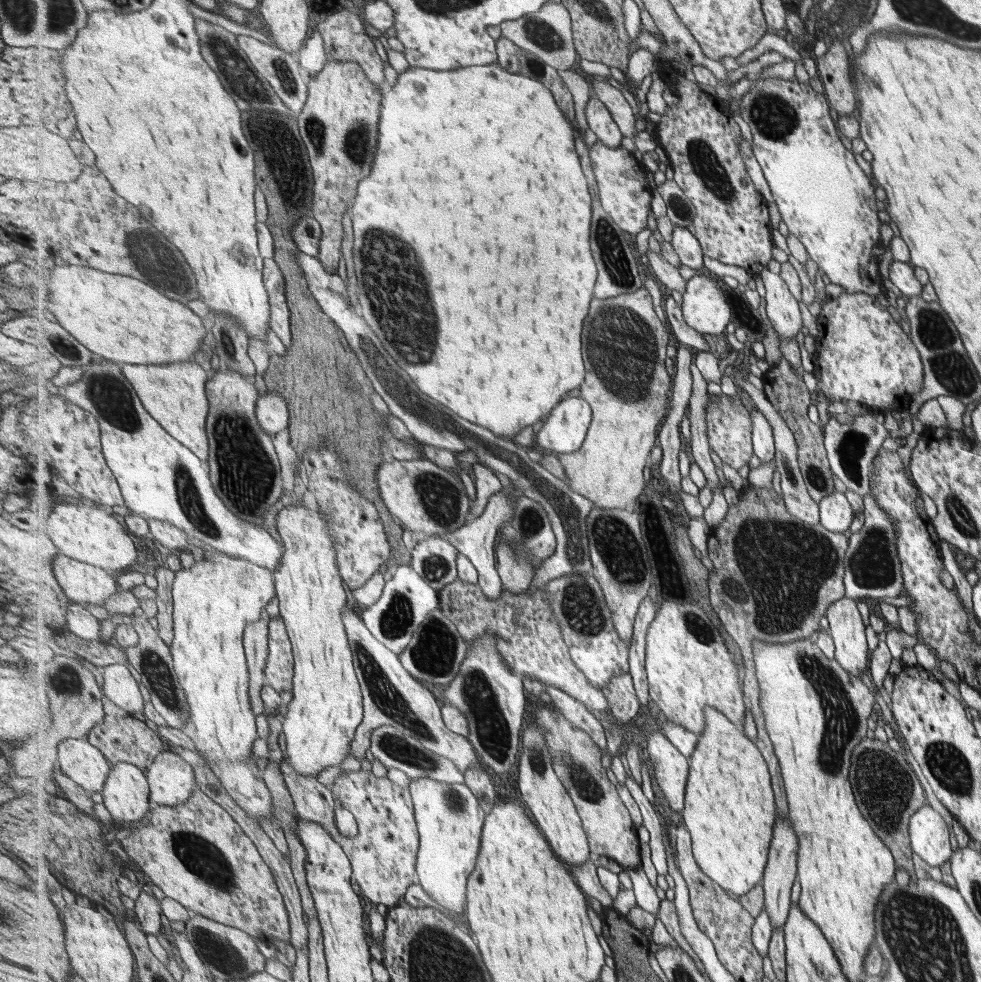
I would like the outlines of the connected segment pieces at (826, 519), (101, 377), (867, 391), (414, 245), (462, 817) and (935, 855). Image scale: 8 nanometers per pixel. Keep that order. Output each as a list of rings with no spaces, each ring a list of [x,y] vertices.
[[[835,491],[820,502],[821,524],[831,532],[848,534],[855,512],[844,493]]]
[[[95,356],[93,364],[87,364],[82,369],[85,372],[79,381],[67,386],[59,381],[53,385],[52,390],[81,408],[87,409],[99,419],[105,462],[110,465],[111,472],[121,488],[121,494],[125,500],[124,505],[131,514],[148,520],[170,522],[191,537],[209,544],[218,552],[253,561],[275,572],[284,553],[282,543],[277,542],[273,535],[262,528],[261,524],[244,521],[218,495],[207,464],[199,459],[199,456],[196,456],[187,445],[171,436],[171,433],[167,432],[158,420],[155,420],[155,417],[144,407],[134,386],[125,377],[121,363]]]
[[[843,291],[836,298],[828,298],[827,302],[824,304],[823,309],[821,310],[820,315],[818,316],[818,334],[815,337],[816,340],[816,351],[817,356],[815,358],[814,366],[819,368],[820,377],[819,381],[817,381],[817,392],[825,395],[825,399],[827,402],[842,402],[852,400],[859,402],[861,404],[869,405],[870,407],[875,406],[881,411],[886,411],[887,406],[895,406],[895,400],[897,402],[905,403],[905,394],[909,398],[909,394],[917,394],[921,392],[921,380],[924,380],[925,377],[921,376],[921,362],[919,362],[919,356],[917,356],[918,350],[915,350],[917,346],[913,346],[911,344],[911,340],[905,336],[905,332],[895,324],[895,320],[889,316],[889,312],[885,310],[885,307],[879,305],[879,302],[875,299],[875,297],[865,294],[864,292],[856,292],[855,294],[851,294],[850,292]]]
[[[499,62],[490,65],[461,67],[450,71],[409,66],[406,71],[400,74],[393,86],[388,86],[385,89],[381,109],[379,160],[375,160],[375,172],[371,172],[371,176],[363,184],[359,184],[359,200],[355,200],[355,208],[353,208],[355,238],[357,238],[357,242],[355,242],[355,262],[357,262],[357,278],[359,278],[359,284],[357,284],[359,288],[357,290],[359,290],[359,298],[361,298],[361,306],[363,306],[363,316],[369,322],[369,326],[375,330],[375,334],[381,336],[387,352],[391,354],[391,357],[398,362],[398,365],[404,371],[409,373],[417,387],[426,395],[454,410],[461,418],[492,430],[497,436],[507,436],[508,438],[515,436],[523,428],[533,426],[539,420],[545,421],[550,412],[563,401],[563,398],[571,390],[581,388],[587,376],[581,334],[583,334],[583,322],[589,316],[589,310],[591,310],[591,300],[593,300],[599,270],[597,270],[593,250],[591,250],[591,218],[594,216],[594,198],[592,195],[595,186],[594,181],[587,178],[583,164],[581,164],[581,158],[579,158],[577,148],[575,148],[575,144],[577,144],[575,138],[578,137],[577,128],[575,124],[567,120],[567,116],[563,114],[563,109],[559,106],[554,92],[547,85],[533,77],[507,72],[507,69],[504,69]]]
[[[418,778],[410,784],[415,818],[420,834],[417,876],[425,892],[444,908],[464,917],[468,901],[468,880],[475,871],[482,850],[487,813],[478,796],[466,784]]]
[[[929,805],[911,815],[907,822],[907,836],[912,852],[928,866],[939,867],[951,856],[949,828]]]

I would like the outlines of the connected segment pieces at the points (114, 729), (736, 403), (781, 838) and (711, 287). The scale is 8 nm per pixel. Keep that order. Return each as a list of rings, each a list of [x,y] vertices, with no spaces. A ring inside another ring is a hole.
[[[104,697],[104,709],[106,712],[102,723],[90,730],[88,740],[110,760],[111,764],[128,762],[146,771],[162,752],[169,750],[169,745],[157,731],[151,730],[144,721],[133,718],[127,709],[121,708],[110,698]]]
[[[720,394],[717,402],[710,402],[707,407],[707,426],[710,447],[717,457],[735,470],[748,466],[754,454],[754,420],[752,411],[743,404],[739,394],[735,398]]]
[[[778,818],[774,829],[774,840],[771,842],[770,860],[763,877],[764,891],[766,892],[766,908],[771,917],[774,930],[783,927],[788,921],[791,904],[791,890],[799,875],[797,862],[799,860],[799,838],[791,824],[791,818]]]
[[[704,266],[693,270],[695,275],[689,279],[687,292],[683,294],[684,303],[681,306],[683,320],[687,326],[693,328],[701,336],[705,334],[709,334],[709,336],[722,335],[733,318],[733,310],[731,310],[731,304],[727,302],[727,296],[719,284],[720,278],[711,274]]]

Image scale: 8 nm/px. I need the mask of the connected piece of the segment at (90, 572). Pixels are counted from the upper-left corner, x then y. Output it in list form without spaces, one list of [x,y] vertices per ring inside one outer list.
[[[62,553],[54,558],[54,571],[67,597],[77,604],[103,605],[119,589],[114,573]]]

